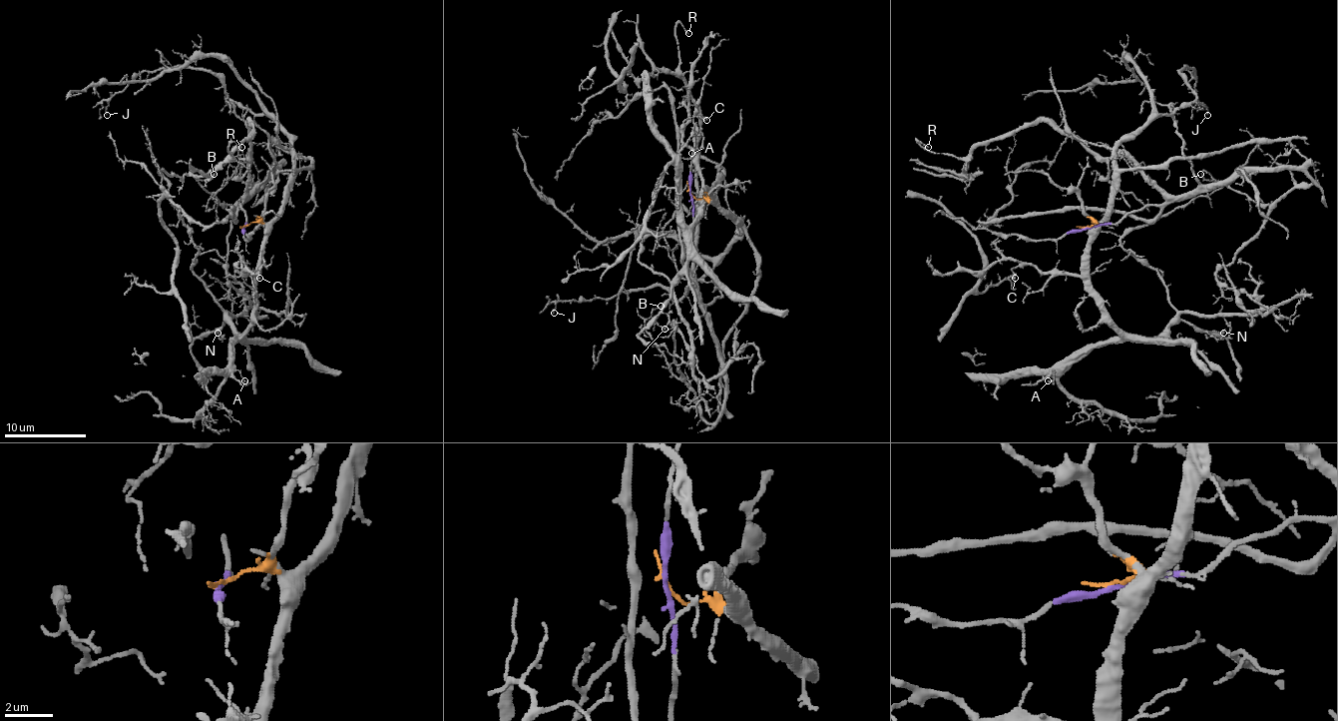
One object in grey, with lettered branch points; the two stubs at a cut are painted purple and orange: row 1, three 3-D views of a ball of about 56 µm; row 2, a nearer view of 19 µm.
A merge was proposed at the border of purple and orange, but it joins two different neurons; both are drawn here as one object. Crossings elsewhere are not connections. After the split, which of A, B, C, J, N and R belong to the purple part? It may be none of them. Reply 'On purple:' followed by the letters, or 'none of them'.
On purple: B, R

